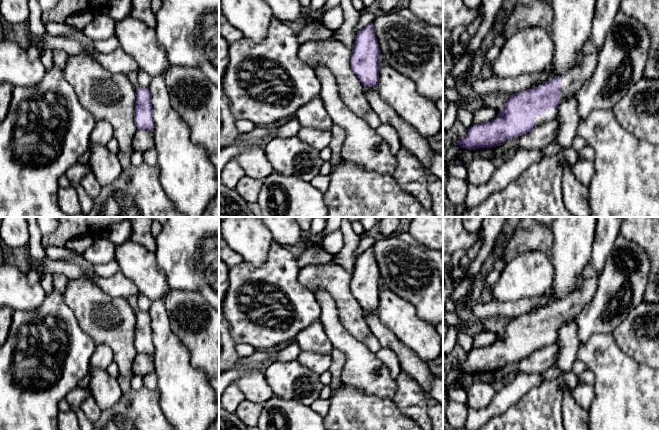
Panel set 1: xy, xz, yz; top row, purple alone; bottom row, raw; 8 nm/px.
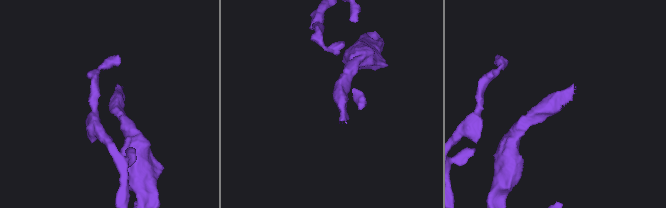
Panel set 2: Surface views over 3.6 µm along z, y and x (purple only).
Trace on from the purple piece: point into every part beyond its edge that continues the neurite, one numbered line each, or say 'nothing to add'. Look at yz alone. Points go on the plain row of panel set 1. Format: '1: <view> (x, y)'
1: yz (548, 339)

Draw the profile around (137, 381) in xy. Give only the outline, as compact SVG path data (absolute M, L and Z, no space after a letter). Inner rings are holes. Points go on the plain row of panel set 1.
M134 375L131 379L131 390L139 390L143 386L143 376Z

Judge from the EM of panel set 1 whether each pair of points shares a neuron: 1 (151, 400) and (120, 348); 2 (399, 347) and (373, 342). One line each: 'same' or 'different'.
1: different
2: different

